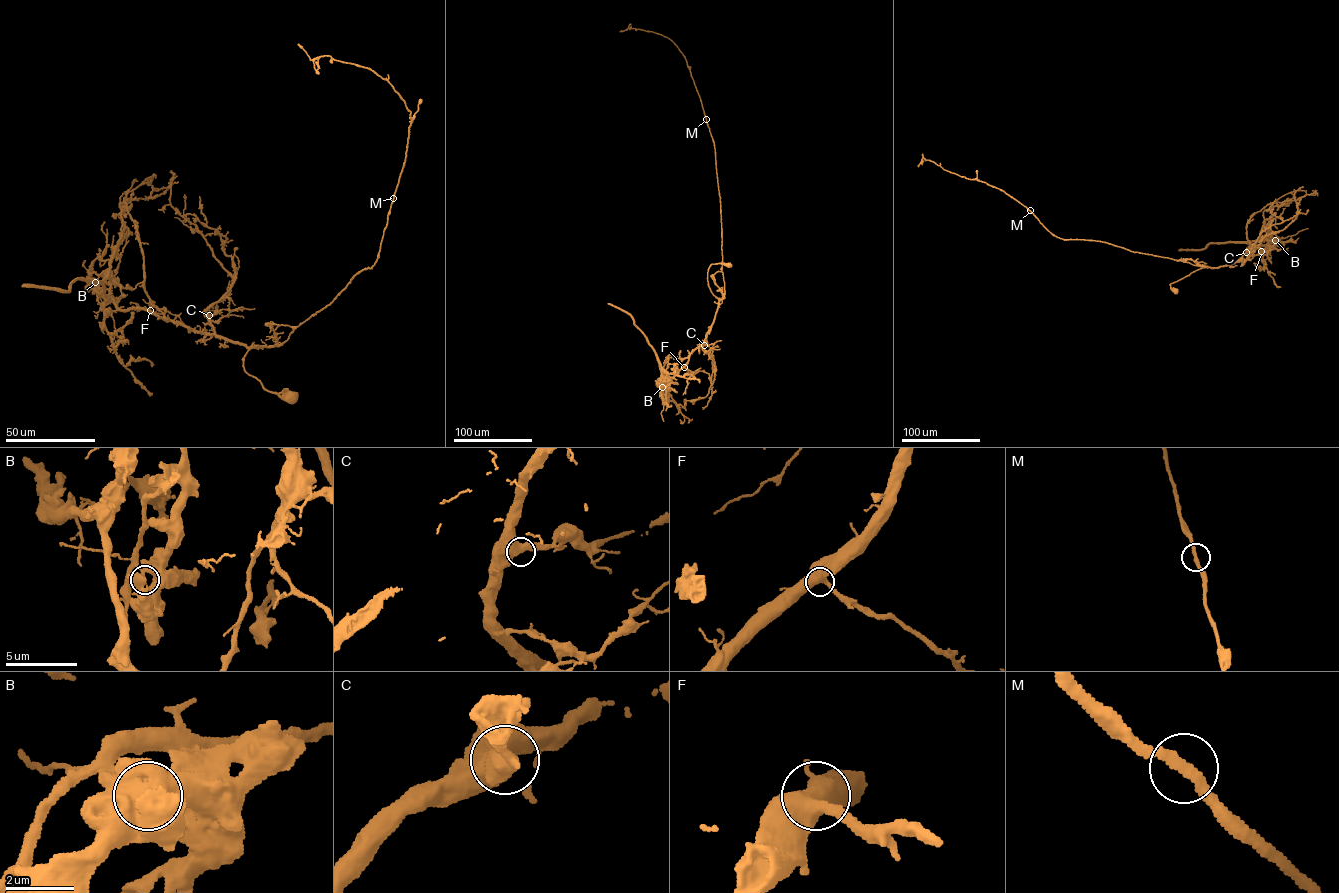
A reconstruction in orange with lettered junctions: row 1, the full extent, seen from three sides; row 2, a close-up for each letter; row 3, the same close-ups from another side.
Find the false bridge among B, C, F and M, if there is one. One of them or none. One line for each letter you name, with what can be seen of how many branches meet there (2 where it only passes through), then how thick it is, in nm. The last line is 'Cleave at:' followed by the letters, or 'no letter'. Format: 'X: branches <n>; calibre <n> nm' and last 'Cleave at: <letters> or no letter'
B: branches 2; calibre 170 nm
Cleave at: B

